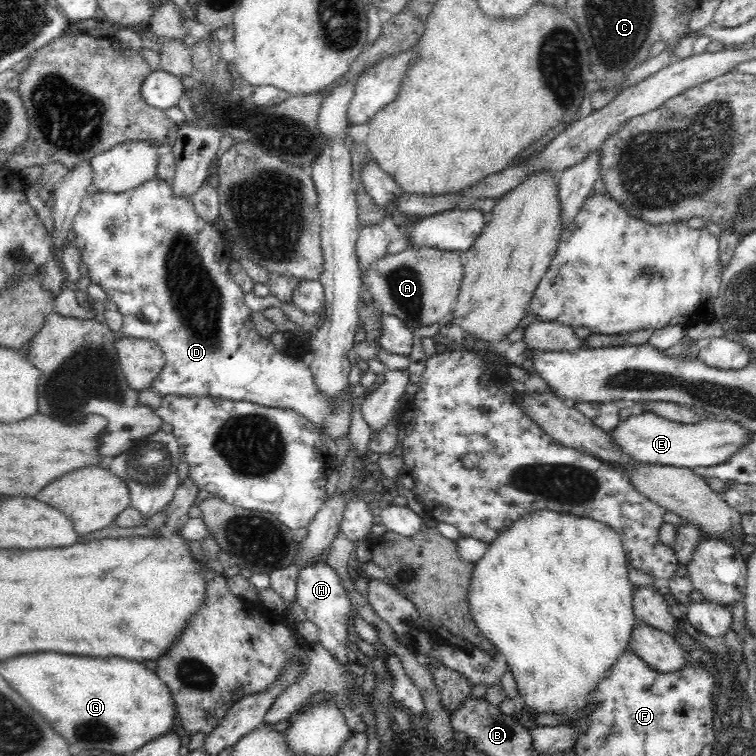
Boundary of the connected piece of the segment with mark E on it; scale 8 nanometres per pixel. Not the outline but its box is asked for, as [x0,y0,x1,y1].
[608,411,748,469]

